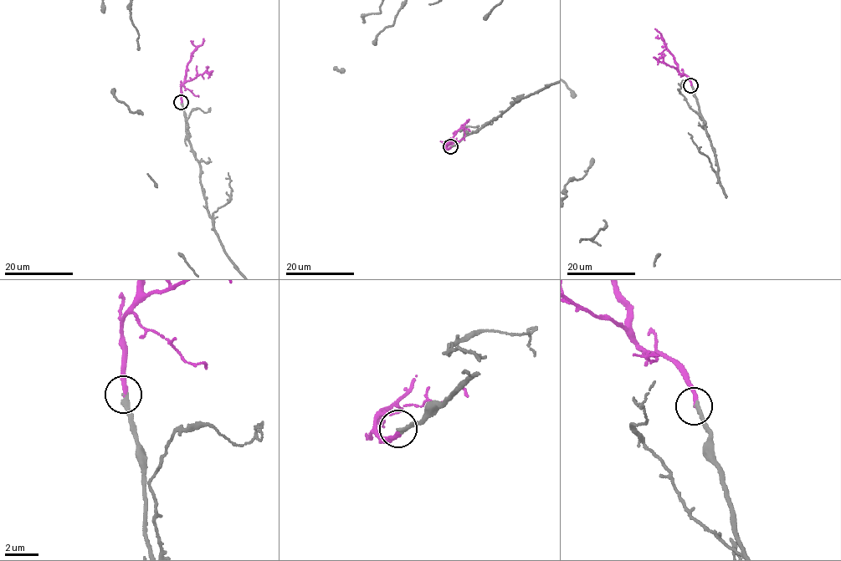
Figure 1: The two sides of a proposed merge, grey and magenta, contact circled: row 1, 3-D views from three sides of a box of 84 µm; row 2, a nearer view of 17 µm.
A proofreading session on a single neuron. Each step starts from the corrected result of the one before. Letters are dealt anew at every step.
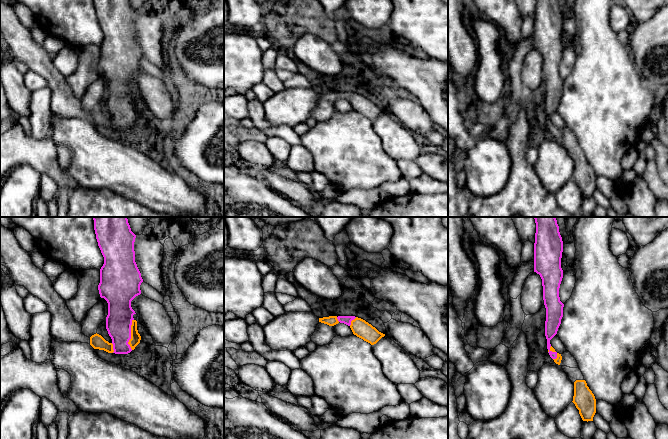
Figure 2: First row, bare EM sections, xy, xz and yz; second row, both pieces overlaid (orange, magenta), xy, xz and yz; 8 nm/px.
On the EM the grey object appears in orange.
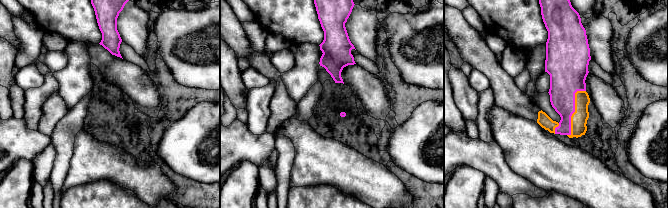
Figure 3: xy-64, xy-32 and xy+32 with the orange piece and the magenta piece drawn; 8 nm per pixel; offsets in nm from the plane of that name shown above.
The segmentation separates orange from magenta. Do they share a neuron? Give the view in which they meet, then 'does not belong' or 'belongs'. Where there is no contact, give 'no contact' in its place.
contact in xy; belongs

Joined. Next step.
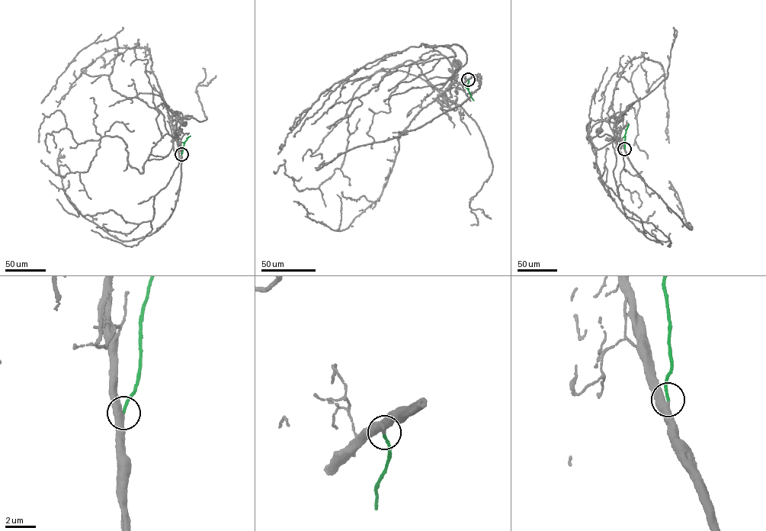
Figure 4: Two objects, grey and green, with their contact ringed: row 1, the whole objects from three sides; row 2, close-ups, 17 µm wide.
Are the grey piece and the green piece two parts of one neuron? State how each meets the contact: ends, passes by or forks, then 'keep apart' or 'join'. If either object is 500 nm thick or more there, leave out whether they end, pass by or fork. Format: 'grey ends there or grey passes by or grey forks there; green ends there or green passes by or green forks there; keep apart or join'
grey passes by; green ends there; join

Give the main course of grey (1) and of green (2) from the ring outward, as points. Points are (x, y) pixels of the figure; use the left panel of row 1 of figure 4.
1: (181, 154), (177, 137), (182, 129), (179, 127), (184, 123)
2: (181, 154), (184, 142), (190, 136)

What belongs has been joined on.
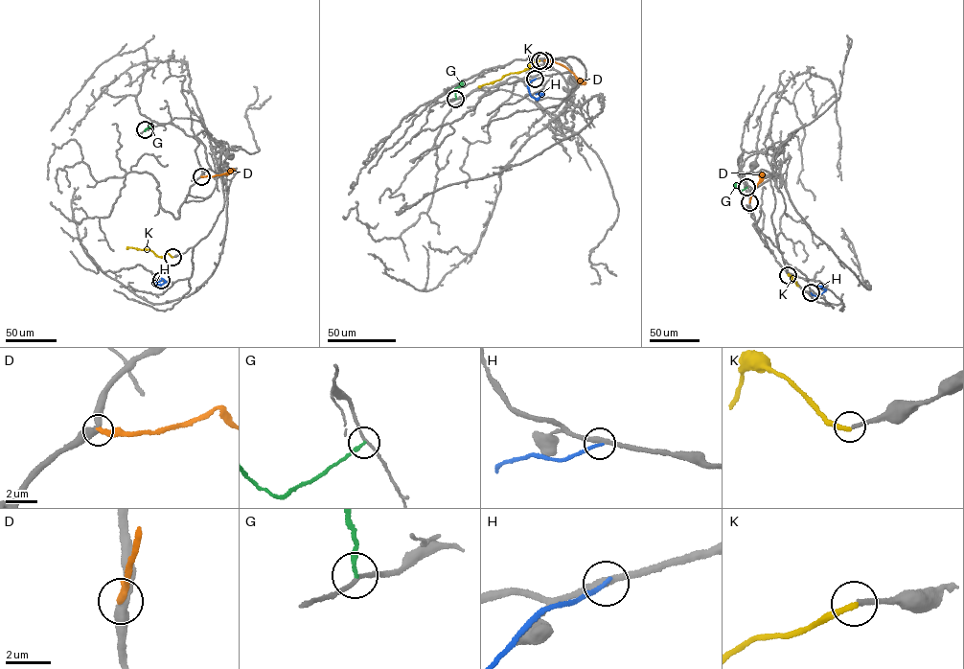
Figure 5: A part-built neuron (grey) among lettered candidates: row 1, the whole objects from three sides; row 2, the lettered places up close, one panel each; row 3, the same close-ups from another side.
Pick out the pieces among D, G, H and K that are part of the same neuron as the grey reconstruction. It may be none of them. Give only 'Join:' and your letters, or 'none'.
Join: K

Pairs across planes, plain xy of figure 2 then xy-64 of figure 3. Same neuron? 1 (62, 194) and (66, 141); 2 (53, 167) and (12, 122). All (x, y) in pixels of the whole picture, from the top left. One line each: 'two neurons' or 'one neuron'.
1: one neuron
2: one neuron

